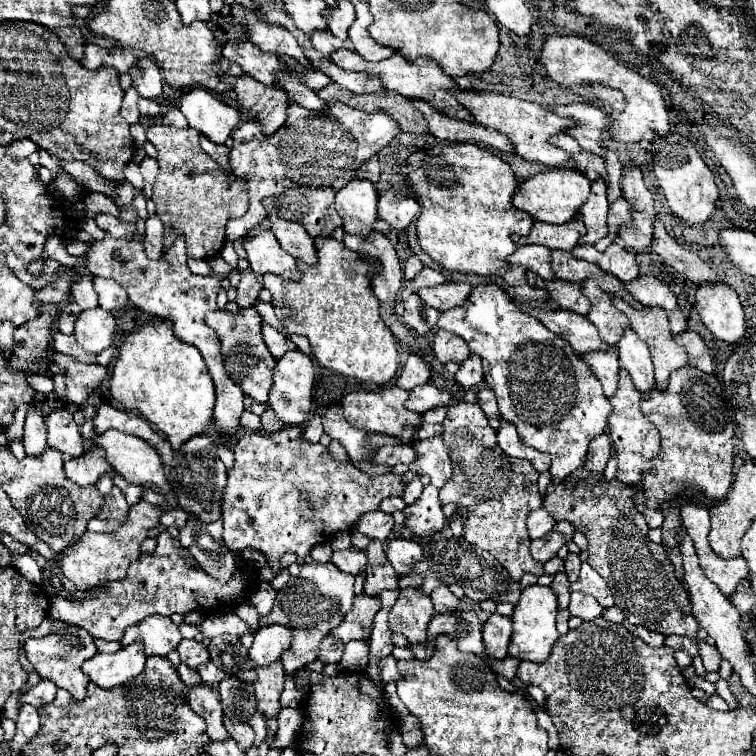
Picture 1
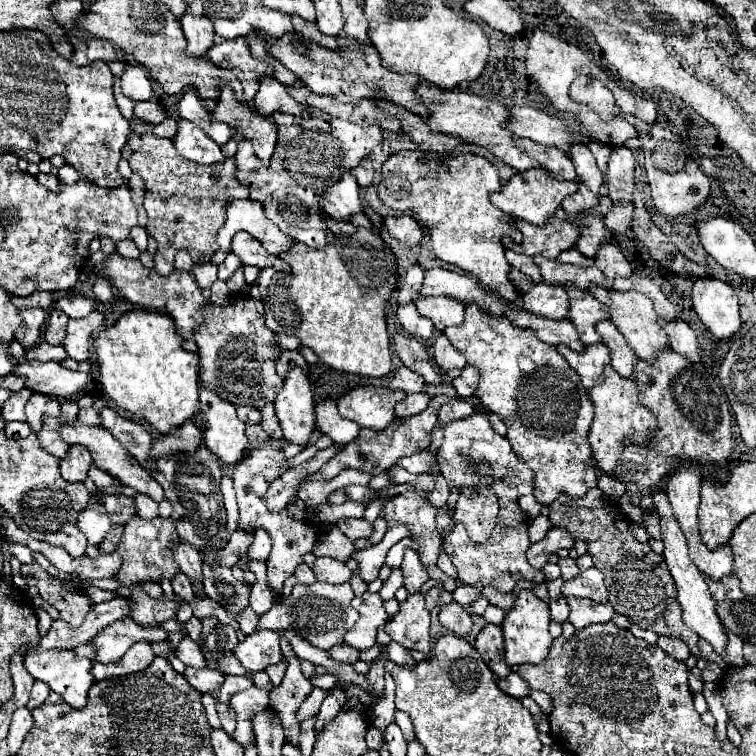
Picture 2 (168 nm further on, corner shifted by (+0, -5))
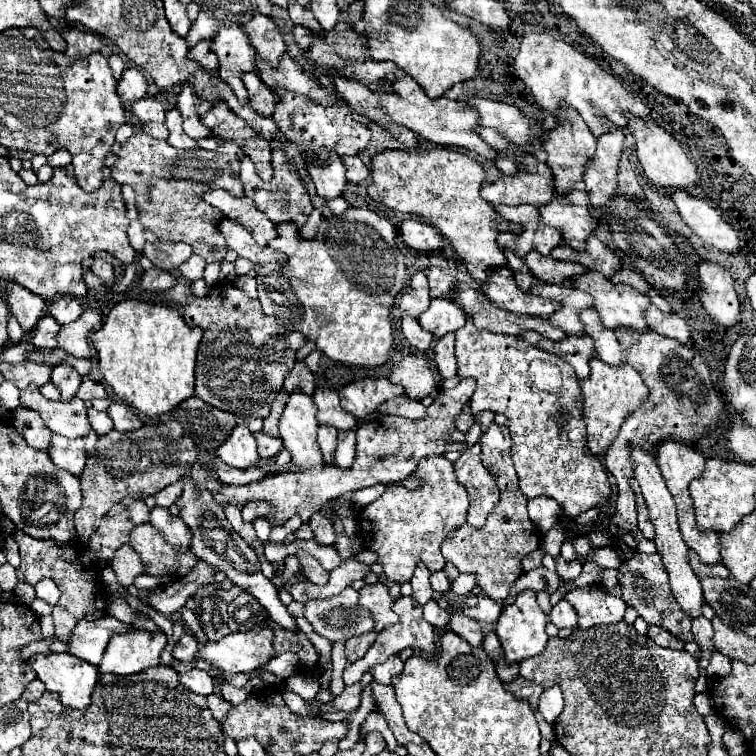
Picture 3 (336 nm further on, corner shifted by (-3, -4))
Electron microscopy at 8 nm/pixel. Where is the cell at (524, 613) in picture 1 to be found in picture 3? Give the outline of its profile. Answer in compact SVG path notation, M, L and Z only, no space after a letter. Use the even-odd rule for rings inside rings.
M525 590L523 594L517 594L515 602L511 606L503 608L503 612L495 624L495 632L499 636L499 642L503 646L507 662L513 664L513 662L521 662L525 658L533 658L533 656L541 654L547 646L547 640L549 640L545 626L547 626L547 614L539 608L535 592Z

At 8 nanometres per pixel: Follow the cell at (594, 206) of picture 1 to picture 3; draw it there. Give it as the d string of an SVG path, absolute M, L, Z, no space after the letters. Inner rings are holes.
M567 108L563 118L557 118L557 126L547 132L547 138L545 138L547 164L553 170L555 188L559 194L569 194L569 190L575 190L583 182L583 166L593 158L595 142L597 142L595 136L591 134L583 118L573 108Z

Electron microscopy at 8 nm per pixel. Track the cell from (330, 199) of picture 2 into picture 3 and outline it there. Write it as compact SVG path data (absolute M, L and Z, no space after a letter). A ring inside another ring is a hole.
M307 152L305 158L307 158L307 172L309 172L309 176L311 176L311 180L313 180L315 188L317 188L319 198L331 200L331 198L343 196L345 186L347 186L347 178L345 178L345 166L343 166L341 158L337 154L331 154L327 168L313 166L309 162L313 158L311 152Z

